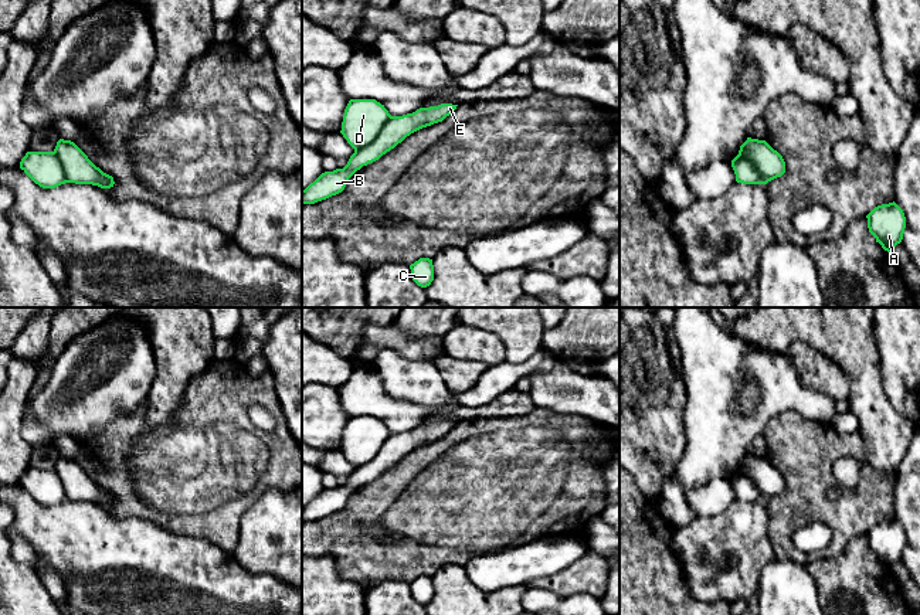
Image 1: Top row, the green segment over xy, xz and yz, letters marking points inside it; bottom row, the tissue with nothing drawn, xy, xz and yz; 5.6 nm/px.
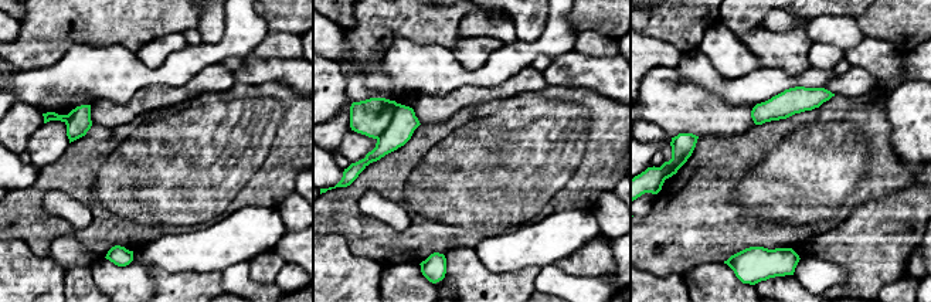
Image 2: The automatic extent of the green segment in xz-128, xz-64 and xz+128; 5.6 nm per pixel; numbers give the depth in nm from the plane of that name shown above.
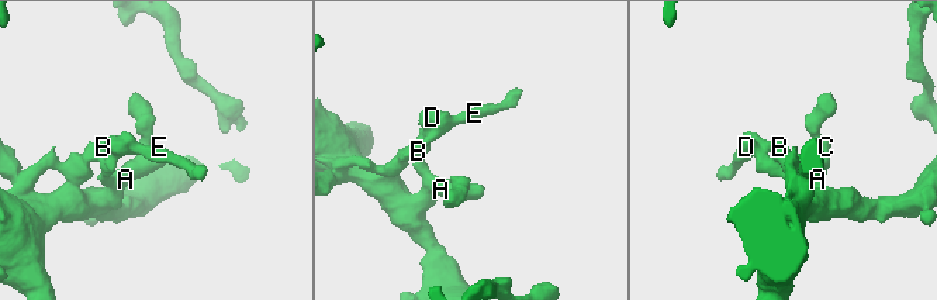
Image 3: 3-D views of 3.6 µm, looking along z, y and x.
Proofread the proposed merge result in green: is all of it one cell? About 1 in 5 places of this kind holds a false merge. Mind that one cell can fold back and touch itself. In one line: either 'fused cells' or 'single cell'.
single cell

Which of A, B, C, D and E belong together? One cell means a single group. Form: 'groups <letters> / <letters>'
groups A B C D E

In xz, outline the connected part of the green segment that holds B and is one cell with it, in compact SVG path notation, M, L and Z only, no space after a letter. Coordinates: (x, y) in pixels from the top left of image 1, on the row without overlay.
M350 417L340 451L354 466L343 486L322 490L302 507L302 521L315 521L342 510L349 496L363 483L378 478L411 451L442 439L458 422L441 421L413 431L391 434L376 417Z

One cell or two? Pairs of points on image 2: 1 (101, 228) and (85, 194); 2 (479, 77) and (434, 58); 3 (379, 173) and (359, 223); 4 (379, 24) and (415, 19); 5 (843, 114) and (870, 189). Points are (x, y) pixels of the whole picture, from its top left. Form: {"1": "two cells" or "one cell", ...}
{"1": "one cell", "2": "one cell", "3": "one cell", "4": "one cell", "5": "one cell"}

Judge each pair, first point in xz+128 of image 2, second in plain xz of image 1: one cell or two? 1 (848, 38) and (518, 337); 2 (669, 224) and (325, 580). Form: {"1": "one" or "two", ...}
{"1": "two", "2": "two"}

